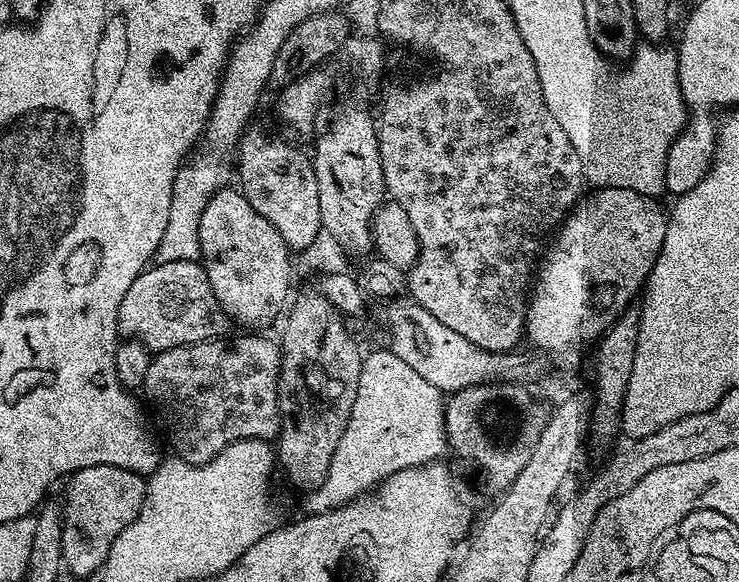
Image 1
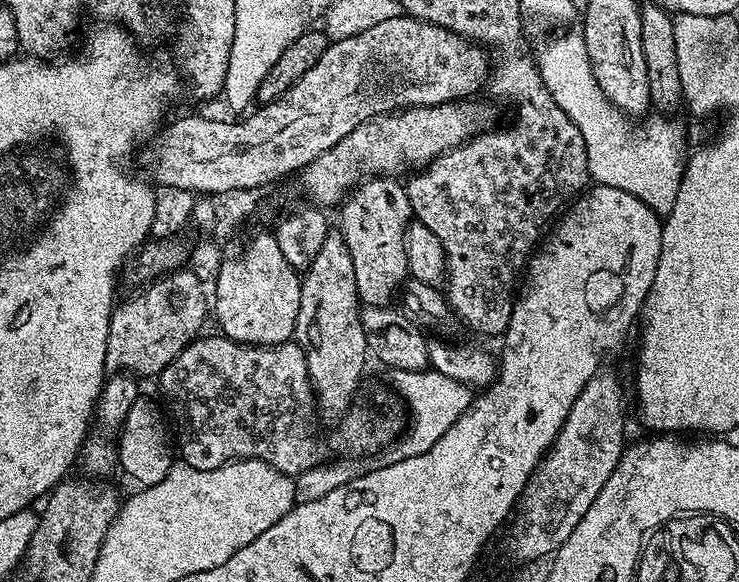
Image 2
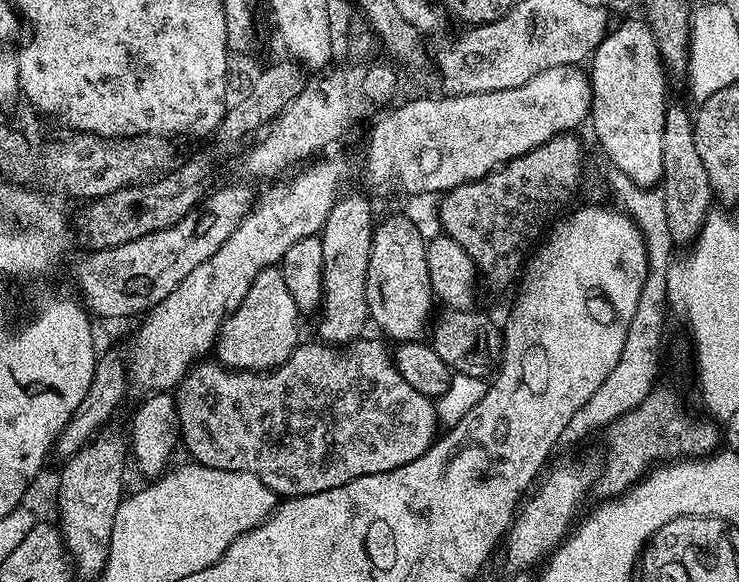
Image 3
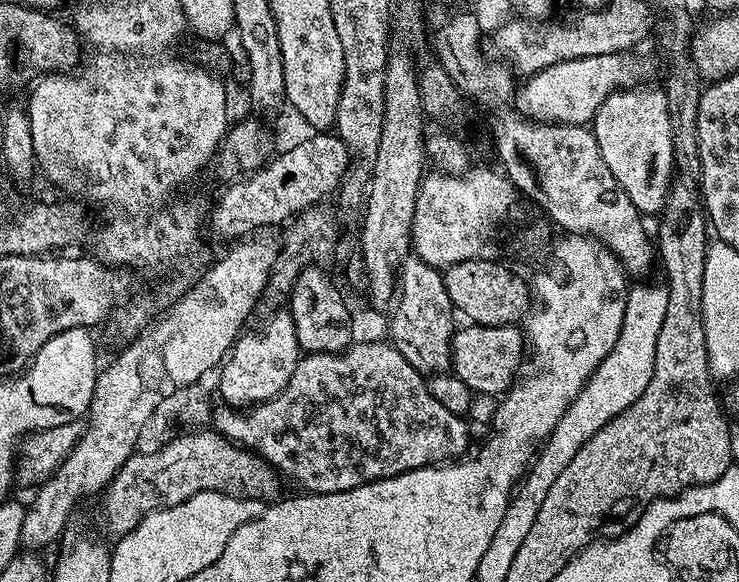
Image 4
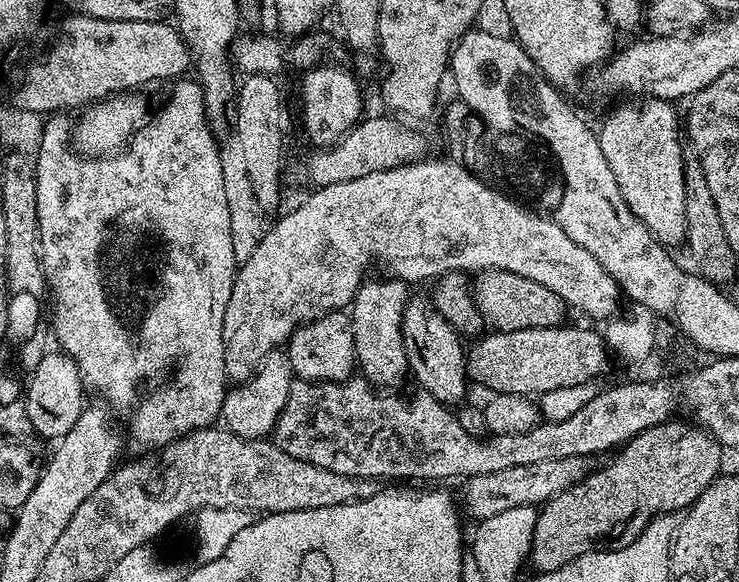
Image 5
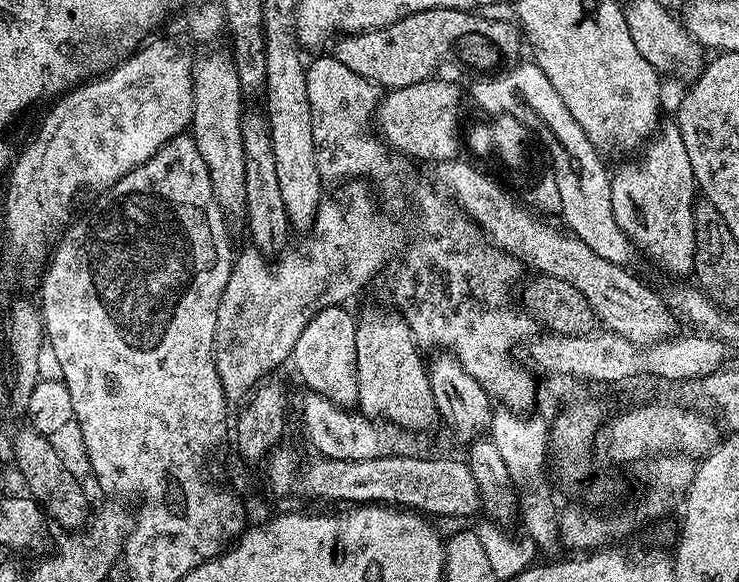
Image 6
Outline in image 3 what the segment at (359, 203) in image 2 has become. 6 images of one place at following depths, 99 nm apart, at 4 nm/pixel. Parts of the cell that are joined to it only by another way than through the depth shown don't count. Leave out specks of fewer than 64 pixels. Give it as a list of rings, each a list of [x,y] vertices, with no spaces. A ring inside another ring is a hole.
[[[388,216],[384,221],[375,225],[372,234],[372,245],[370,246],[370,266],[366,270],[366,306],[368,307],[368,314],[371,323],[377,324],[386,335],[389,336],[387,339],[392,342],[407,342],[410,340],[420,340],[423,337],[424,327],[429,327],[430,318],[428,315],[432,312],[432,304],[434,305],[434,297],[430,282],[430,271],[427,269],[427,248],[426,237],[416,229],[416,224],[412,220],[407,220],[404,216]]]

